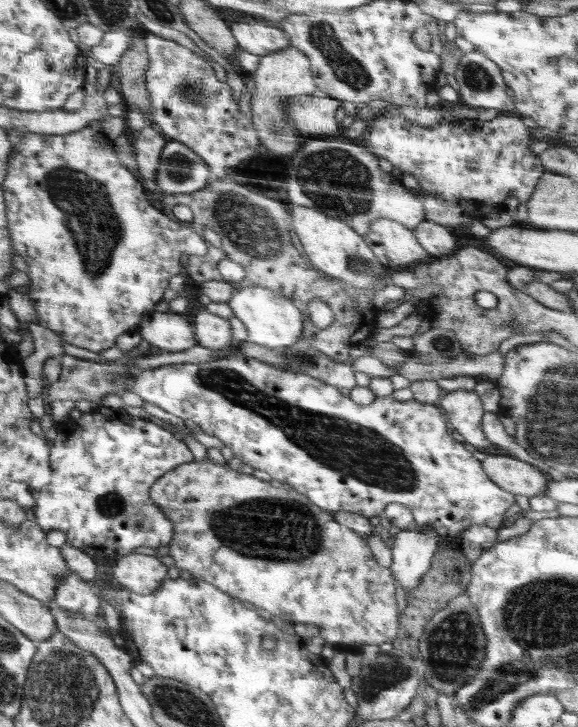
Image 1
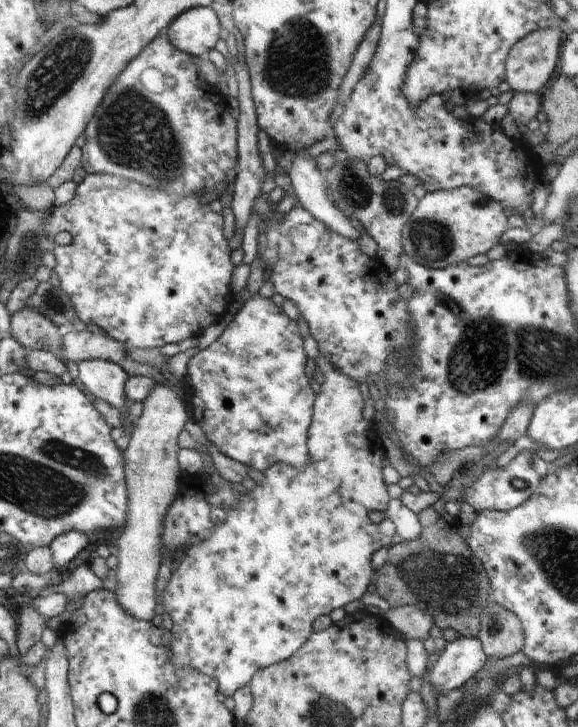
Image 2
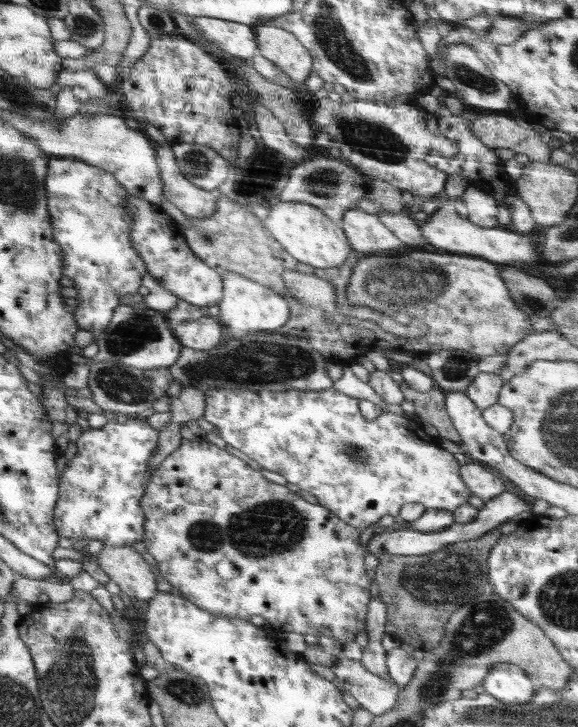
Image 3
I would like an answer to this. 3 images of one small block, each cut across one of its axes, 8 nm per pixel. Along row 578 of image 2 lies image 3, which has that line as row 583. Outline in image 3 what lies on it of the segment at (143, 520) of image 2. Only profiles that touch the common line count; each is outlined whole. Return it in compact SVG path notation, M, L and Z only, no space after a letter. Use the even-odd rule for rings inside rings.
M131 545L104 546L92 557L124 594L147 602L158 592L151 565Z

